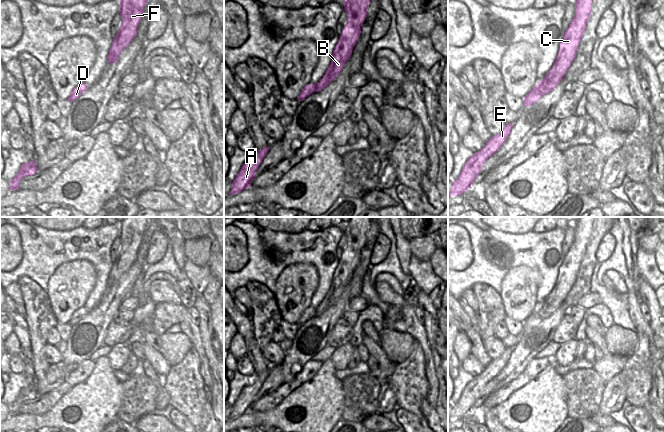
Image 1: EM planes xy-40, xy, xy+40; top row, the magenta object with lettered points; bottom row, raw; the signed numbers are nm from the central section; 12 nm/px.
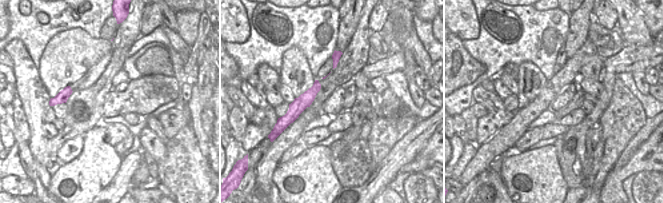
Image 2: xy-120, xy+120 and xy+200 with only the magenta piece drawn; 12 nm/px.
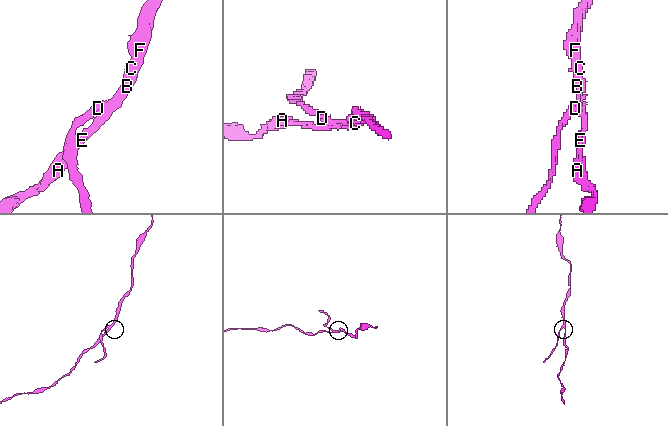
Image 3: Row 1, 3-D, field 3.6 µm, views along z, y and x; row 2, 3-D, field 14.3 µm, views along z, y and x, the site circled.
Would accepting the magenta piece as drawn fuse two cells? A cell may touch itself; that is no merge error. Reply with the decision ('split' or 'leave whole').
split

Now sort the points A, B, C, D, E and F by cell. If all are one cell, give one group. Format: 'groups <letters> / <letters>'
groups A B C E F / D

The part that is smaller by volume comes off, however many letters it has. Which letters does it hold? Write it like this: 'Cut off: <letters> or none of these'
Cut off: D

